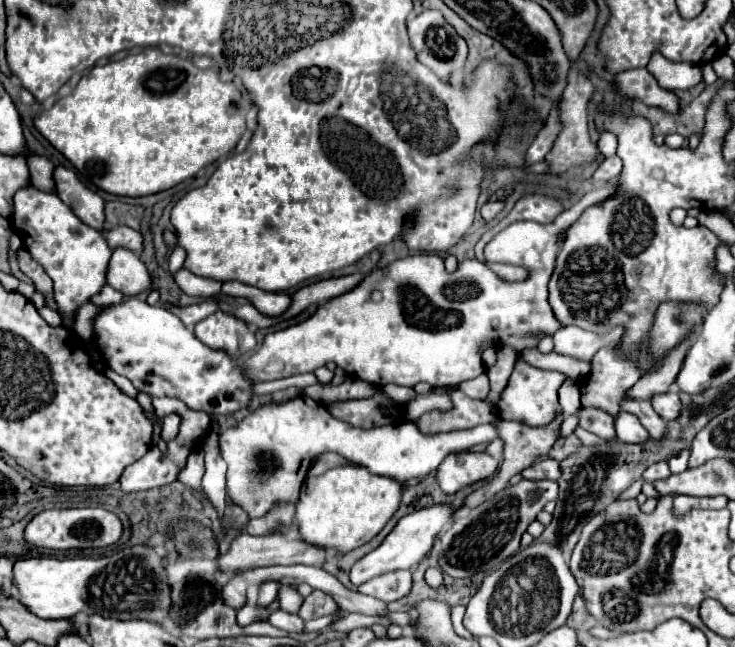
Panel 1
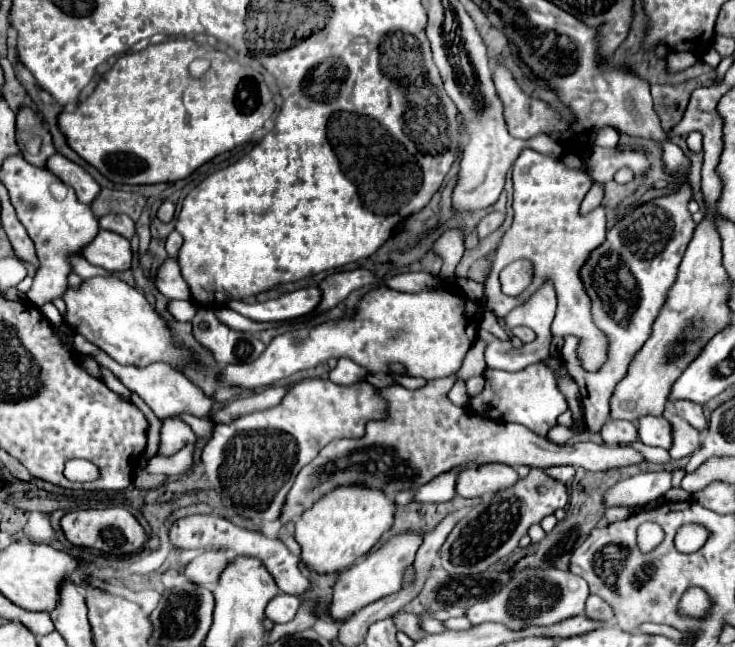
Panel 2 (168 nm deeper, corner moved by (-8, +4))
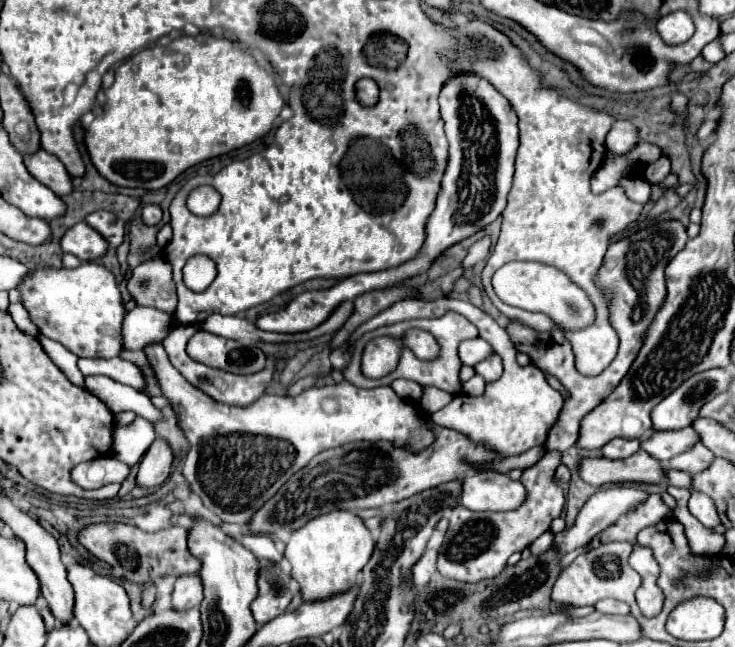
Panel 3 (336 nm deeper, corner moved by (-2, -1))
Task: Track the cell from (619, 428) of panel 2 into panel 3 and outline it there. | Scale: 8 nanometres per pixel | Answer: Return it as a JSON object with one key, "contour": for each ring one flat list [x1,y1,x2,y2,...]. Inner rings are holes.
{"contour":[[614,438,612,442,608,442,602,448,604,458,612,458,612,460,622,460,628,458,632,454,636,454,640,450,640,440,626,440,626,438]]}

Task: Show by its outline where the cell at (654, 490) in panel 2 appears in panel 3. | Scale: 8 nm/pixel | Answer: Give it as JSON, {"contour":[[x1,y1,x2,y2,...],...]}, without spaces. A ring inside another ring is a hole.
{"contour":[[608,488,608,490,598,490,586,504,584,508,580,510,576,522,572,528,568,530,562,530,554,536,554,542,556,542,556,550,560,554,568,554,580,546,586,546,596,534,600,534,606,526,610,526,616,518,620,518,622,514,626,514,628,510,632,510,632,506,638,506,640,502,644,502,644,498,648,498,646,492,642,490,634,490,634,488]]}

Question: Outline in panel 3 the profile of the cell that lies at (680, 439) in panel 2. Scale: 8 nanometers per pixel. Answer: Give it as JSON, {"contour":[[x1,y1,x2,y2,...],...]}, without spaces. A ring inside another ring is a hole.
{"contour":[[696,444,692,452,672,458,668,462,668,468,684,470,688,474,698,474,698,472,704,472,712,464,712,460,714,460,714,454,704,444]]}

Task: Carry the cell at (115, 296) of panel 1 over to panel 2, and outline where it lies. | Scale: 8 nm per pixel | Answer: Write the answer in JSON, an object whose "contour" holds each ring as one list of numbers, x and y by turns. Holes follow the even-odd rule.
{"contour":[[72,257,70,263,72,263,72,267,76,269,76,273,78,273,84,281,88,281,88,279,92,279,92,277,110,277,110,275,112,275,112,273,108,273,108,271,102,269,102,267,94,267,94,265,90,265,86,259]]}

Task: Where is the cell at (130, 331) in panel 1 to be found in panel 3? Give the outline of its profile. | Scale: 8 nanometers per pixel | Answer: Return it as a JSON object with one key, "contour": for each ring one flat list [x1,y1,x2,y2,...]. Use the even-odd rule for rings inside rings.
{"contour":[[82,262,78,268,38,266,36,270,28,270,18,292,22,296,22,306,28,310,42,336,64,344,80,358,114,358,120,354,124,306,114,274,102,264]]}

